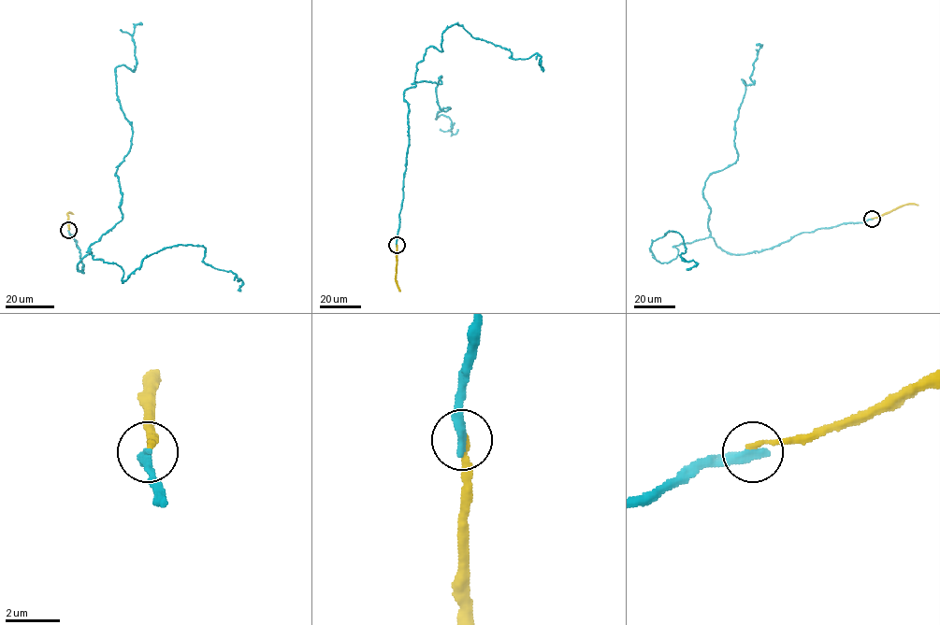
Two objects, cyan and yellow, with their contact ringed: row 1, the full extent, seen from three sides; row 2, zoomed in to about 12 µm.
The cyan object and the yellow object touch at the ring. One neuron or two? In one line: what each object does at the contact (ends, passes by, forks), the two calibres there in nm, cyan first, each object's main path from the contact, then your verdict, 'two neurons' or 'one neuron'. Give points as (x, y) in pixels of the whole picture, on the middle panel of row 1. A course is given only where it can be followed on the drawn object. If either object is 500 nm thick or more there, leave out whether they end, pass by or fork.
cyan ends there; yellow ends there; 440 nm thick on the cyan side, 180 nm on the other; cyan runs (397, 245), (403, 92), (441, 76), (437, 103), (450, 107), (436, 119), (458, 129); yellow runs (397, 245), (396, 279), (400, 291); two neurons

